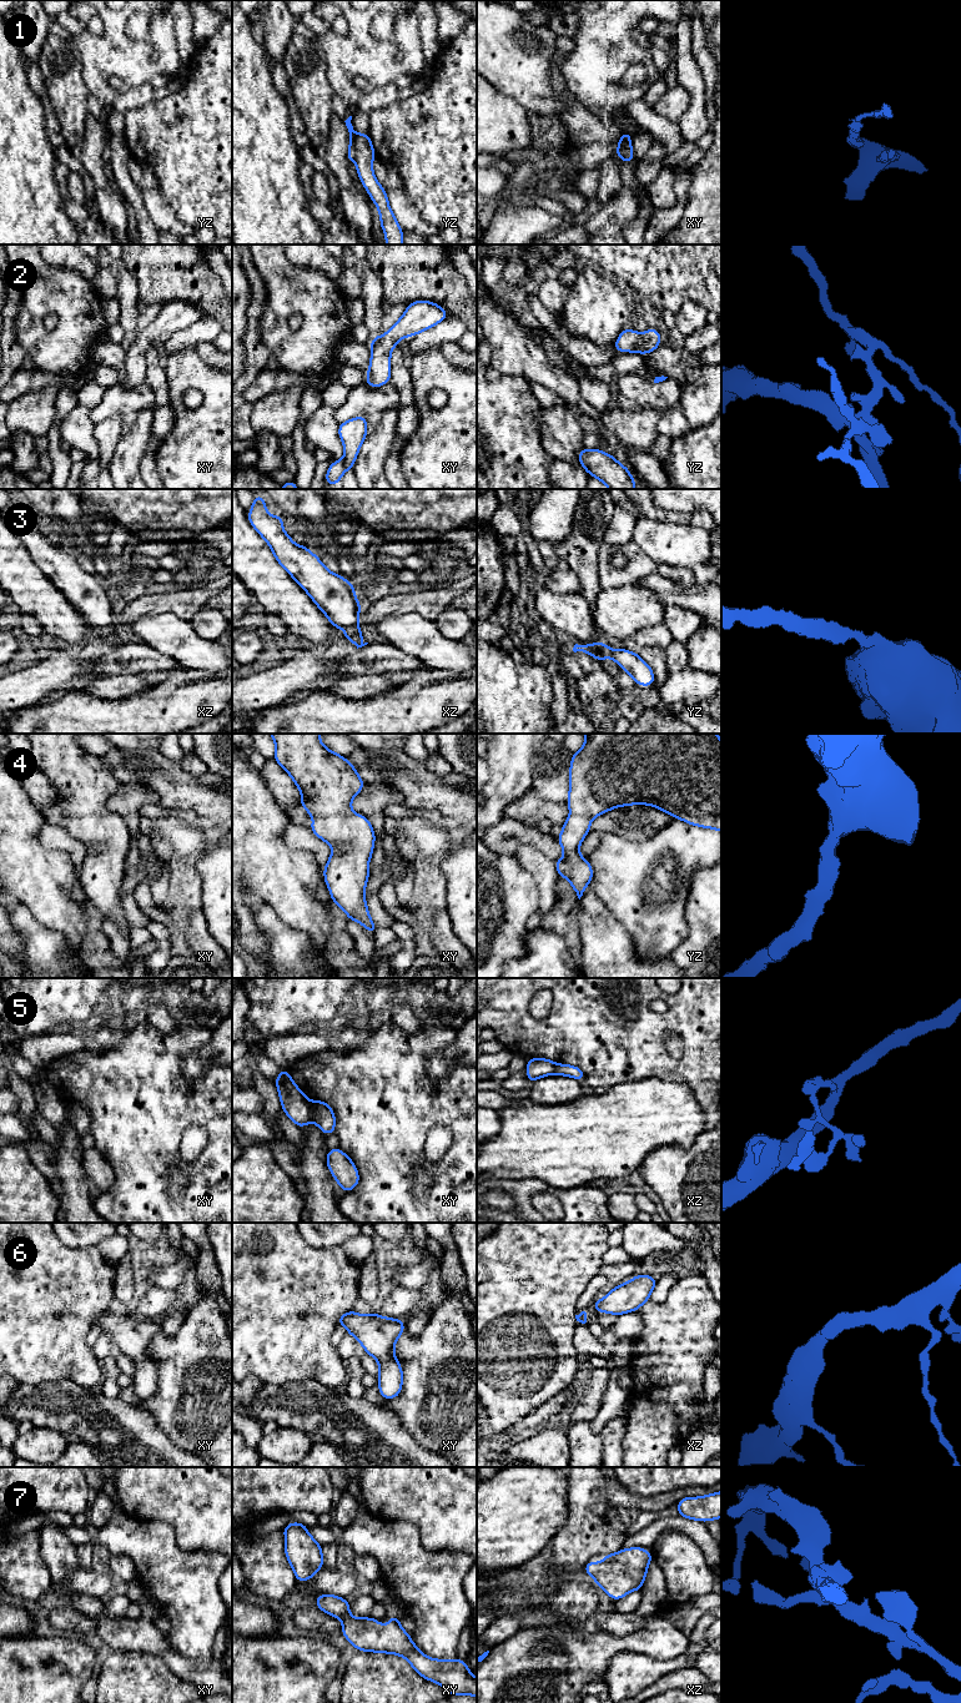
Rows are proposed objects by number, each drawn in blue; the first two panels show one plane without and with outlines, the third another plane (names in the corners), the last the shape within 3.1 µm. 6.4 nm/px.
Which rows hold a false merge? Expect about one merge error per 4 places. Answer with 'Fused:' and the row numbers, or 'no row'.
Fused: 1, 5

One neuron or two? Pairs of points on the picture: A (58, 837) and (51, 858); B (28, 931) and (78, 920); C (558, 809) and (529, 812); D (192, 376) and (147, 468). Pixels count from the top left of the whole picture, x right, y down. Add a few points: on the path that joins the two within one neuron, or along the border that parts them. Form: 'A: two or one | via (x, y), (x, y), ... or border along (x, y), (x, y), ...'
A: two | border along (45, 822), (39, 841), (63, 850), (78, 867)
B: two | border along (25, 907), (43, 925), (56, 930), (69, 946)
C: one | via (551, 810), (537, 810)
D: two | border along (154, 453), (159, 475)

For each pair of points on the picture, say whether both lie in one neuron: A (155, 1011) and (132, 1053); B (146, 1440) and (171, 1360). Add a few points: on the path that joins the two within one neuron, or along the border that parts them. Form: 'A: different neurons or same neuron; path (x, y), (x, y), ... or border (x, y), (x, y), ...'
A: different neurons; border (149, 1021), (164, 1033), (176, 1032)
B: different neurons; border (137, 1404), (171, 1441)

